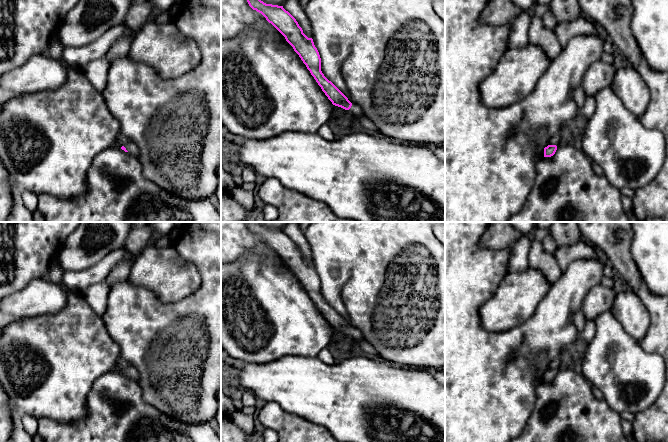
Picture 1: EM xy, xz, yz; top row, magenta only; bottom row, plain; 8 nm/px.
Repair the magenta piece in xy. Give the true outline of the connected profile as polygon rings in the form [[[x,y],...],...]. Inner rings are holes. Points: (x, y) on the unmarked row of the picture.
[[[129,366],[126,369],[121,371],[122,374],[124,374],[125,376],[128,376],[130,379],[138,382],[139,381],[139,373],[137,371],[137,369],[133,366]]]

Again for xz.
[[[246,222],[249,230],[261,237],[293,271],[322,315],[333,329],[341,331],[355,341],[363,341],[360,330],[352,328],[348,322],[321,295],[321,282],[313,263],[308,262],[296,243],[283,230],[266,228],[259,222]]]

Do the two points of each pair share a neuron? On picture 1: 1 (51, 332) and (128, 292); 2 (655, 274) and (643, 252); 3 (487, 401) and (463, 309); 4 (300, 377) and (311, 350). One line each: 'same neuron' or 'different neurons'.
1: different neurons
2: same neuron
3: same neuron
4: different neurons

